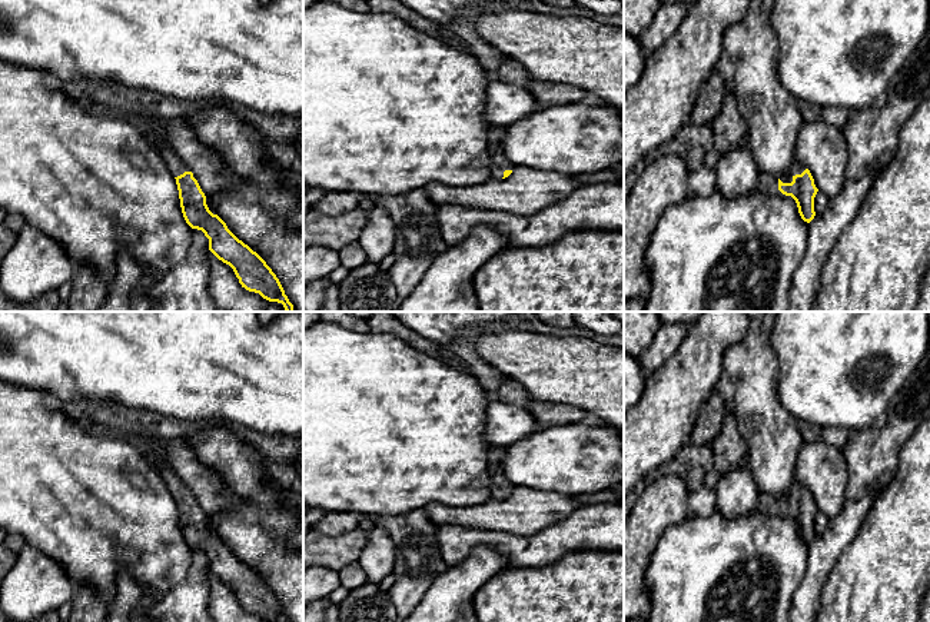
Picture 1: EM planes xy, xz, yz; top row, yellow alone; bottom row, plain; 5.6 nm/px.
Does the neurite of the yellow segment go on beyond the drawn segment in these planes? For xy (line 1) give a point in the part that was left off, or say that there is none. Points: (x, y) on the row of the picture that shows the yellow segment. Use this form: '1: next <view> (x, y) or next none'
1: next xy (156, 137)

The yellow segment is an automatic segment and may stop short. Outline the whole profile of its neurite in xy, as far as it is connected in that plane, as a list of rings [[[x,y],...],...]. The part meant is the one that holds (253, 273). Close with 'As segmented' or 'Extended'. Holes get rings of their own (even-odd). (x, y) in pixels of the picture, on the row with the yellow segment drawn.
[[[152,112],[146,113],[152,123],[152,130],[146,136],[146,140],[162,156],[169,172],[176,179],[180,207],[186,223],[192,229],[205,233],[209,239],[209,250],[233,269],[242,287],[259,293],[269,302],[282,303],[286,312],[295,312],[279,279],[266,262],[239,240],[217,214],[209,210],[206,196],[193,177],[193,173],[169,146],[166,124],[162,117]]]. Extended

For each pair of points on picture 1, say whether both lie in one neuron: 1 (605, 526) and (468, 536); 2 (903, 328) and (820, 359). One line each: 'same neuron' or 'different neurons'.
1: same neuron
2: same neuron

